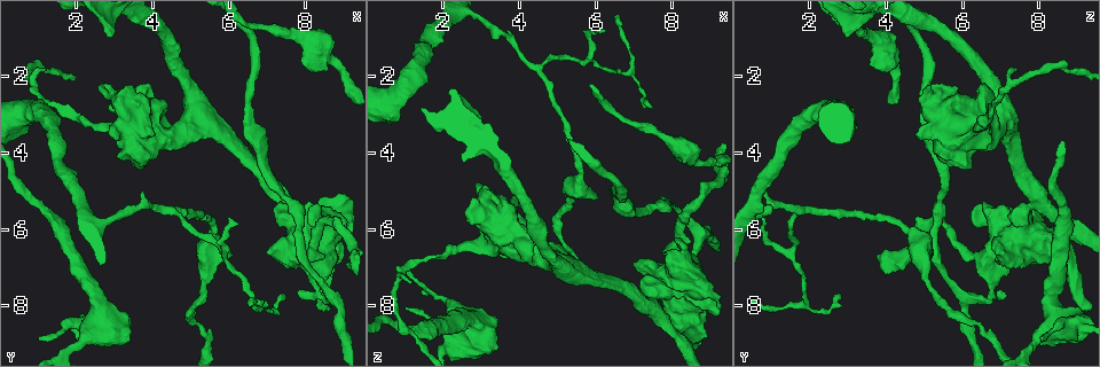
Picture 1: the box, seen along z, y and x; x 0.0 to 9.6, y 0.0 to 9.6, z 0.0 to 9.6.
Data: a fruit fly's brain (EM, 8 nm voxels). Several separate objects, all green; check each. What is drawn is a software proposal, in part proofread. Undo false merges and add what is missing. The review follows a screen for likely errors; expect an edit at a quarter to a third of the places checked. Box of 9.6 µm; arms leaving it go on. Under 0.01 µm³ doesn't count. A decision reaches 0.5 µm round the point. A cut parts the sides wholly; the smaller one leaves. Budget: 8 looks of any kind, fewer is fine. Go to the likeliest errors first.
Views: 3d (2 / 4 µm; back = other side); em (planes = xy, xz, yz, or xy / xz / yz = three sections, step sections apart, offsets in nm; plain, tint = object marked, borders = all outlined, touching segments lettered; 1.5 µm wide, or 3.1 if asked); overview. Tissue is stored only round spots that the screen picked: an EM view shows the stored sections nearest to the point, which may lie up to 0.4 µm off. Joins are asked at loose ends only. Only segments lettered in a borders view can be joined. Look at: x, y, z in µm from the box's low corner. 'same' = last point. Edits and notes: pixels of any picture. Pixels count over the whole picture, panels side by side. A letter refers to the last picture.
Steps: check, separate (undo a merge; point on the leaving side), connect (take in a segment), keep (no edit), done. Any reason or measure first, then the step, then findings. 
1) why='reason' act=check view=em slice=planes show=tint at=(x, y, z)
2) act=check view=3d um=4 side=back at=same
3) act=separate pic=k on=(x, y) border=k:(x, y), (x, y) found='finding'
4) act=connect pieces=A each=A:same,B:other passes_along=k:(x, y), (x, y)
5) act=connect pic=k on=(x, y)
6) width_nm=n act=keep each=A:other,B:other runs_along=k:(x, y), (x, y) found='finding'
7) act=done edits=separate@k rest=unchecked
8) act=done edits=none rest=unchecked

why='free end' act=check view=em slice=planes show=borders at=(1.10, 8.90, 8.10)

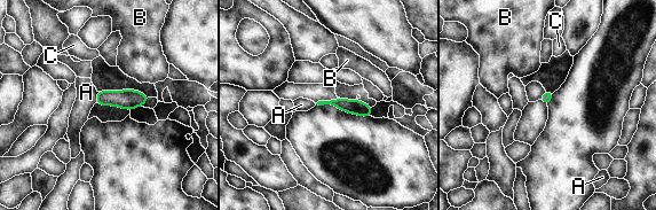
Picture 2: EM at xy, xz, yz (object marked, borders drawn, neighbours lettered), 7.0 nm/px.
longest_contact=A:80nm act=keep each=A:other,B:other,C:other found='none of them fits'

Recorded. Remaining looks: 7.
why='thin neck' act=check view=3d um=2 side=back at=(8.30, 7.65, 6.80)

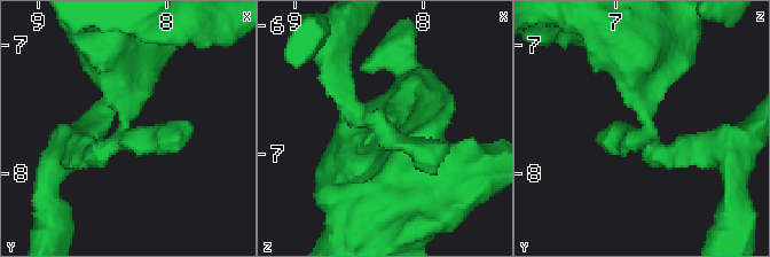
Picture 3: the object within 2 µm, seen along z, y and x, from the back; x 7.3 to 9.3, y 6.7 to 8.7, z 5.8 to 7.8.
why='need the tissue' act=check view=em slice=planes show=plain at=(8.32, 7.68, 6.78)

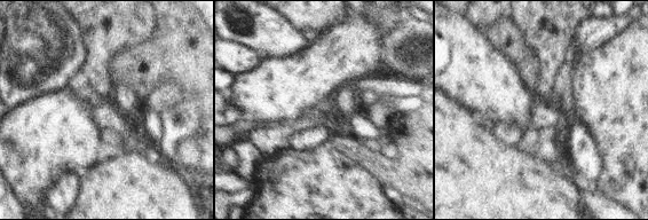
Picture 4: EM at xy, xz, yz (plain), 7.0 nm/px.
why='what lies round it' act=check view=em slice=planes show=borders at=same

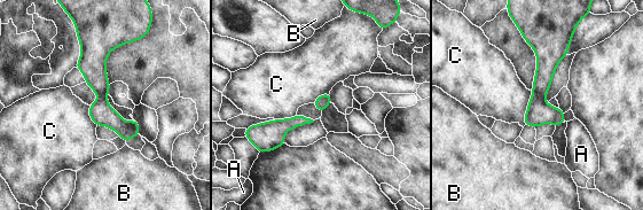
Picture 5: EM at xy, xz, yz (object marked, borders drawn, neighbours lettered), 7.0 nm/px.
act=separate pic=5 on=(539, 111) each=A:other,B:other,C:other border=5:(533, 92), (542, 98) found='two cells meet here'

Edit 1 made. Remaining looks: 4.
why='thick end' act=check view=em slice=planes show=plain at=(3.70, 4.45, 6.20)

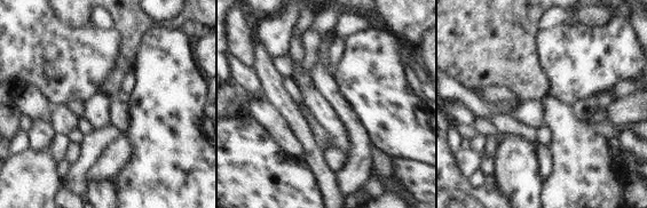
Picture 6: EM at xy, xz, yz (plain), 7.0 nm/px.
why='see the neighbours' act=check view=em slice=planes show=borders at=same

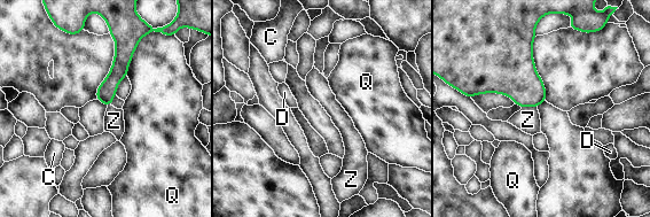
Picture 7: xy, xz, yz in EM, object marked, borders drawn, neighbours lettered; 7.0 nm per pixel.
act=keep each=C:other,D:other,Q:other,Z:other border=7:(522, 106), (537, 107) found='no lettered segment goes on from it'

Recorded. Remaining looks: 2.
act=done edits=separate@5 rest=unchecked

